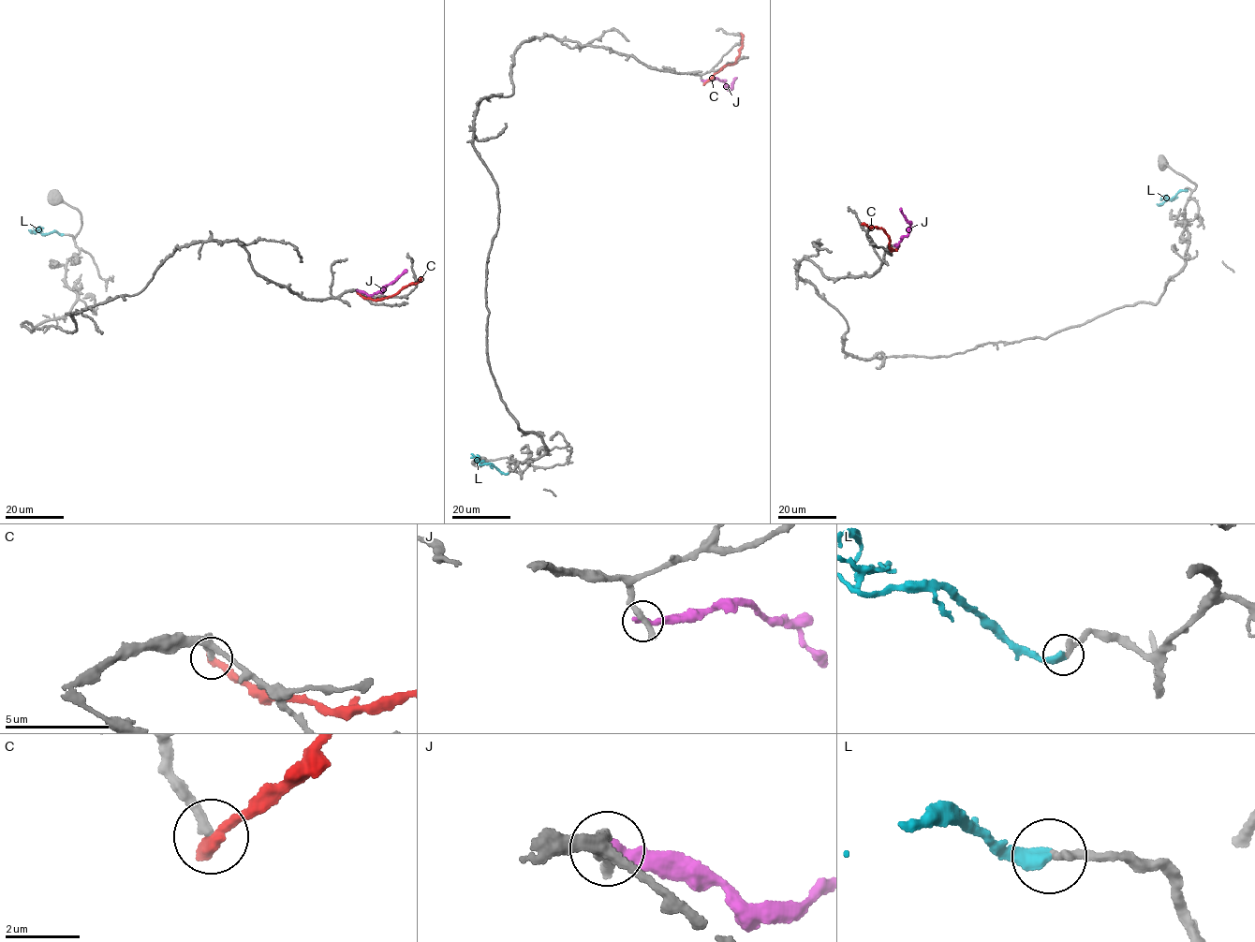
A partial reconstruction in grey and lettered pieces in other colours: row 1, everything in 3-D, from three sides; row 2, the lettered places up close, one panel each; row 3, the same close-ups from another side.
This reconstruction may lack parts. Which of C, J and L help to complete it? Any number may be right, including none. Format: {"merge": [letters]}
{"merge": ["L"]}

